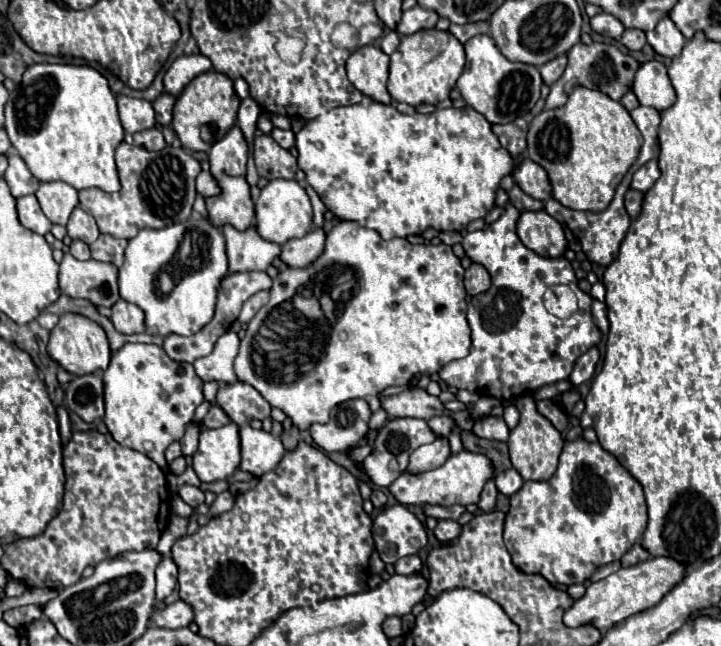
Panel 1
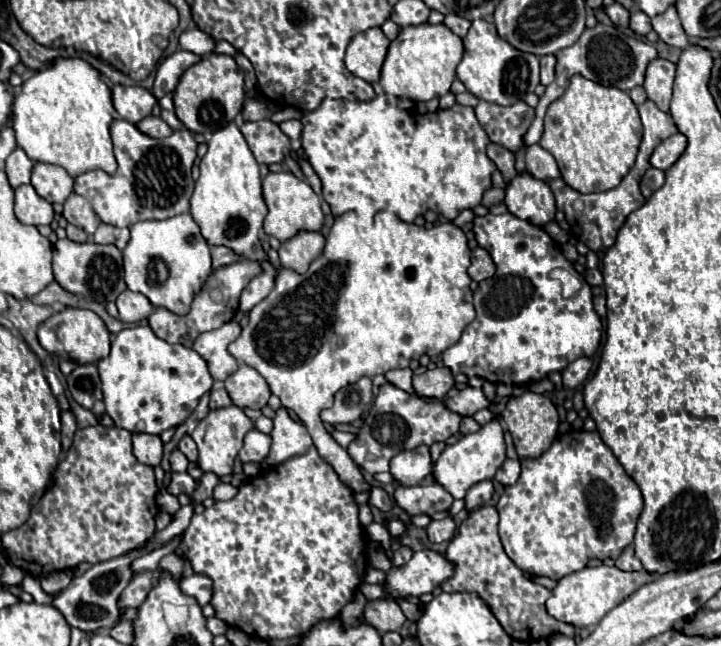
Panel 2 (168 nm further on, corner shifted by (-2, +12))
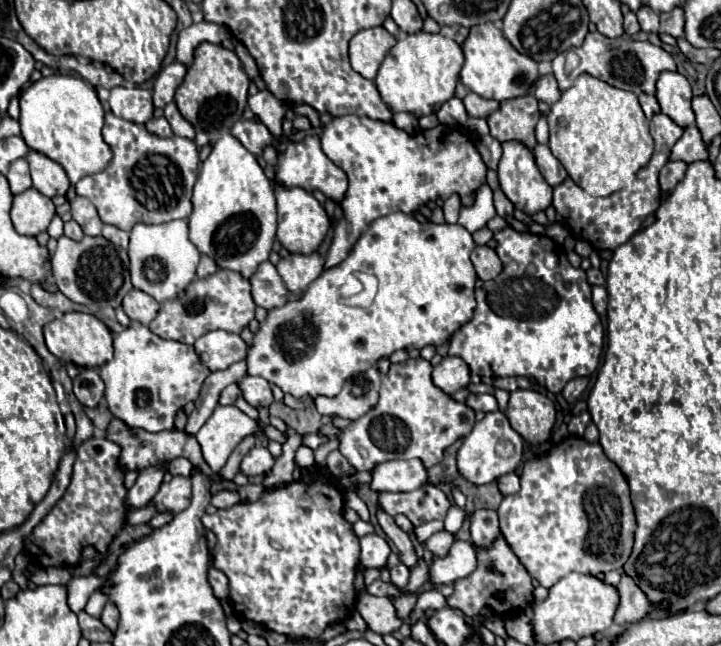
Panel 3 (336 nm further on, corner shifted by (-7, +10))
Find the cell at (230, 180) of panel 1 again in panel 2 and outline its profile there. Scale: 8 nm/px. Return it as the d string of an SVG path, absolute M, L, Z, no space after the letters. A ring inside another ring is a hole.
M235 122L217 130L209 140L209 150L201 160L201 176L195 182L191 196L191 216L199 224L209 244L223 244L239 252L247 260L265 260L259 232L267 206L261 194L259 164L249 150L239 126Z

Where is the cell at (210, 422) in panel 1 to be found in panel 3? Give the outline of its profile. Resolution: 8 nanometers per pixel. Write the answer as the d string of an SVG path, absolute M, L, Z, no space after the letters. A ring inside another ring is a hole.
M230 384L228 388L222 390L222 394L220 394L220 404L222 404L222 406L234 404L240 394L242 394L242 392L240 392L240 386L238 386L238 384Z

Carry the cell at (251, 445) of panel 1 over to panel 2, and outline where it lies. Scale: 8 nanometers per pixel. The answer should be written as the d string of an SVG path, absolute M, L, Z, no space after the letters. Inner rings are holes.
M253 428L245 436L245 444L239 452L239 458L241 462L261 462L269 454L269 448L271 448L271 436Z

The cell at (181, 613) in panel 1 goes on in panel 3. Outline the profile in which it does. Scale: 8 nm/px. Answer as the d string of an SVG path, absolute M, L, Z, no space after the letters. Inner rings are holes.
M212 566L210 572L208 572L208 580L210 580L210 586L212 586L216 598L226 600L228 598L228 578L226 578L226 574Z

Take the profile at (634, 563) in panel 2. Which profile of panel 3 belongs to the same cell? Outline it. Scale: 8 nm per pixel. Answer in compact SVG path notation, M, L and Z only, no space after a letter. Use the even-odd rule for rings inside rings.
M622 574L622 580L616 586L616 590L620 596L620 602L618 602L618 608L614 614L614 622L618 626L638 624L650 614L650 602L648 602L646 594L636 586L636 582L632 582L632 578Z

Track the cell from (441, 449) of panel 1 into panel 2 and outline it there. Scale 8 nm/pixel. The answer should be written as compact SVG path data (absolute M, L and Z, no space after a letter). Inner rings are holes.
M417 446L413 450L403 450L391 460L393 478L403 486L417 486L431 474L431 448Z

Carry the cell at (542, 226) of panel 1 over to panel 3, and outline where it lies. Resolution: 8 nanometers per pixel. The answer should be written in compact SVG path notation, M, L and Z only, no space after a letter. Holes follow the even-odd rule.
M518 140L502 142L502 158L500 158L500 164L498 164L498 180L500 180L502 192L508 196L508 200L518 210L522 210L526 214L546 210L552 204L552 188L542 178L538 166L534 162L532 150L528 146L524 146L522 142L518 142Z

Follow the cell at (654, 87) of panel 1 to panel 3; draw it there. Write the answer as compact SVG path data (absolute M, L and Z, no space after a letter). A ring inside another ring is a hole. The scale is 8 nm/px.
M664 72L656 84L656 98L666 116L670 116L680 128L694 122L692 112L692 88L690 82L678 72Z

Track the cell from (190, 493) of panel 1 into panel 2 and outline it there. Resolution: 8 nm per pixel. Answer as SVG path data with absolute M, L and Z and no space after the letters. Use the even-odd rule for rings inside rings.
M173 472L173 478L171 478L171 484L167 490L175 496L179 496L179 494L189 496L195 490L195 480L187 472Z

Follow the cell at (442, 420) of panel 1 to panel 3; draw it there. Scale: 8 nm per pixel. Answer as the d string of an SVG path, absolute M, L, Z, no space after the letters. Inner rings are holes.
M470 394L466 404L472 410L482 410L482 412L496 412L498 410L498 402L492 394Z

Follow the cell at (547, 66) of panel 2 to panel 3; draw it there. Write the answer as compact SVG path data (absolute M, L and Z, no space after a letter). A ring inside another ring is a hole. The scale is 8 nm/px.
M544 74L544 76L540 78L534 96L536 96L538 100L546 102L546 104L554 104L554 102L562 96L562 90L558 88L554 74Z

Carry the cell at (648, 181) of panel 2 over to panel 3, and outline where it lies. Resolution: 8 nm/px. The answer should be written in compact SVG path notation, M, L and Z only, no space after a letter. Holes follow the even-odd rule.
M670 160L670 162L660 170L660 188L662 188L662 192L674 190L676 184L684 178L686 168L688 168L686 162L682 162L682 160L678 160L678 162Z

